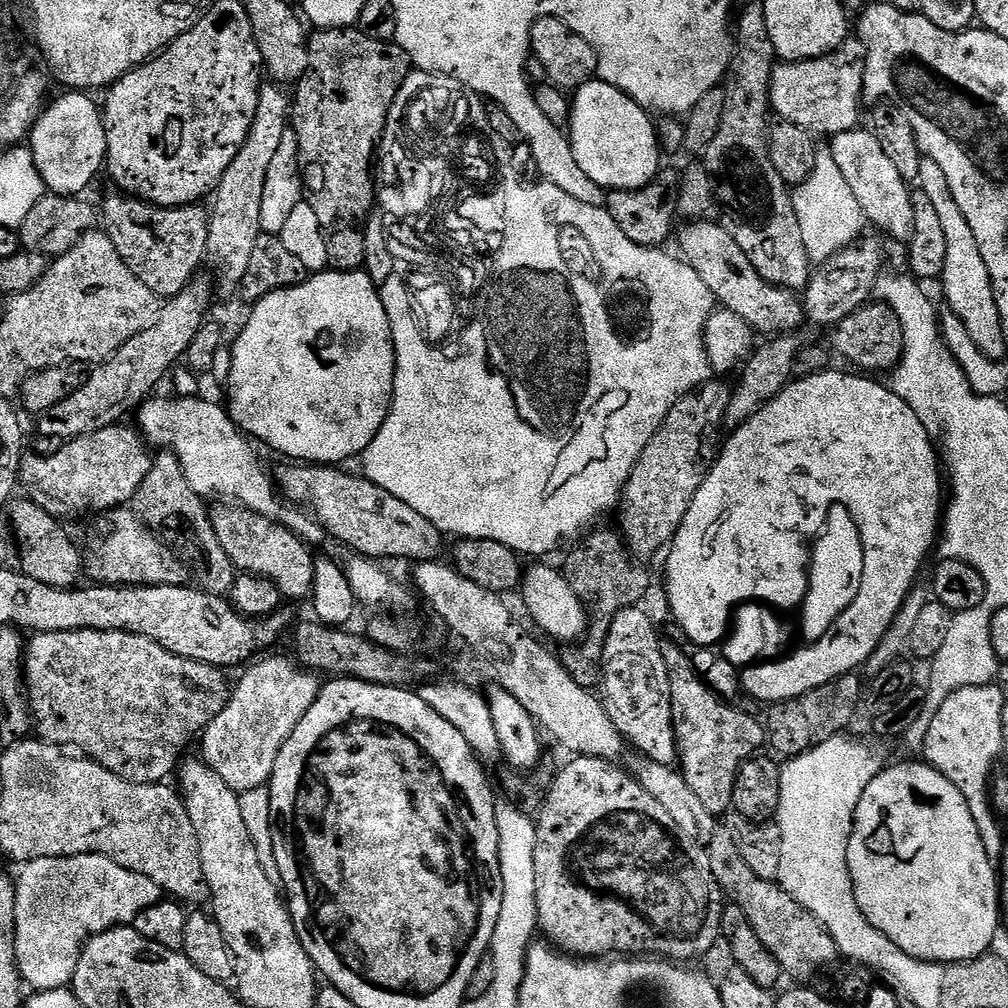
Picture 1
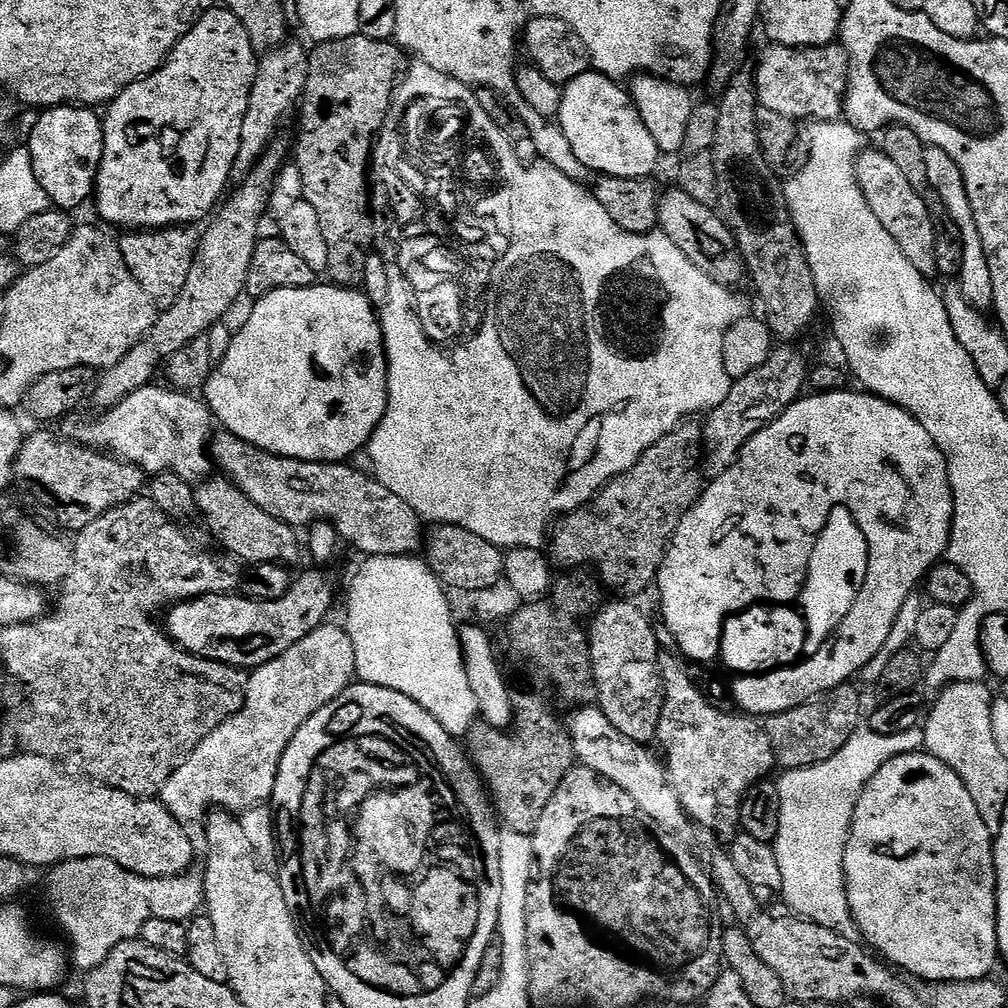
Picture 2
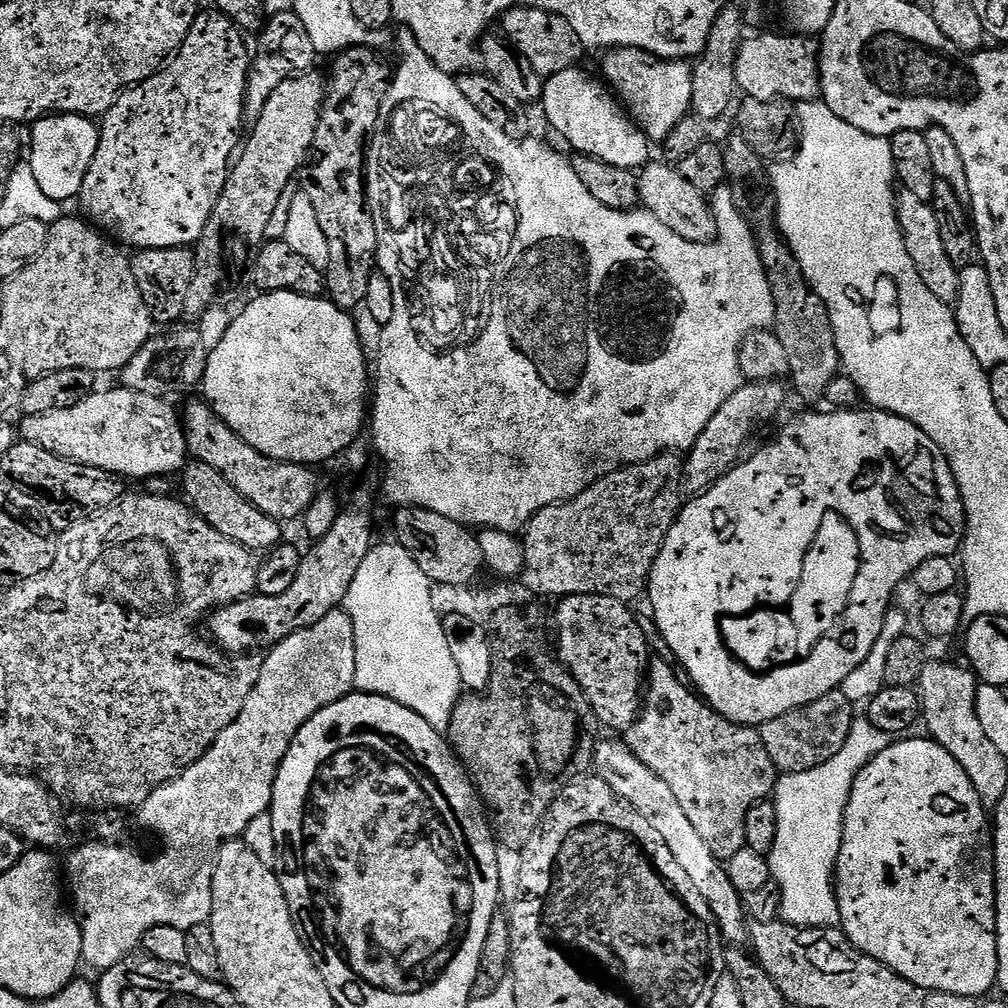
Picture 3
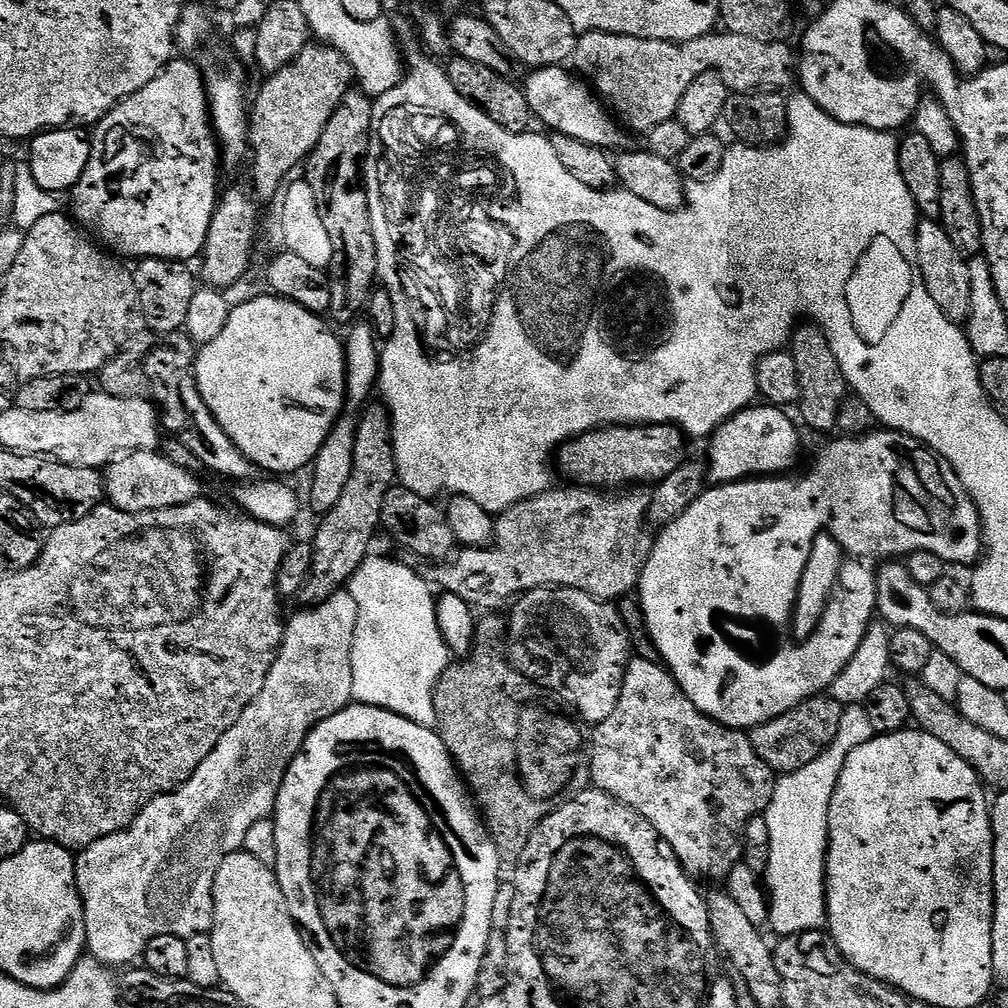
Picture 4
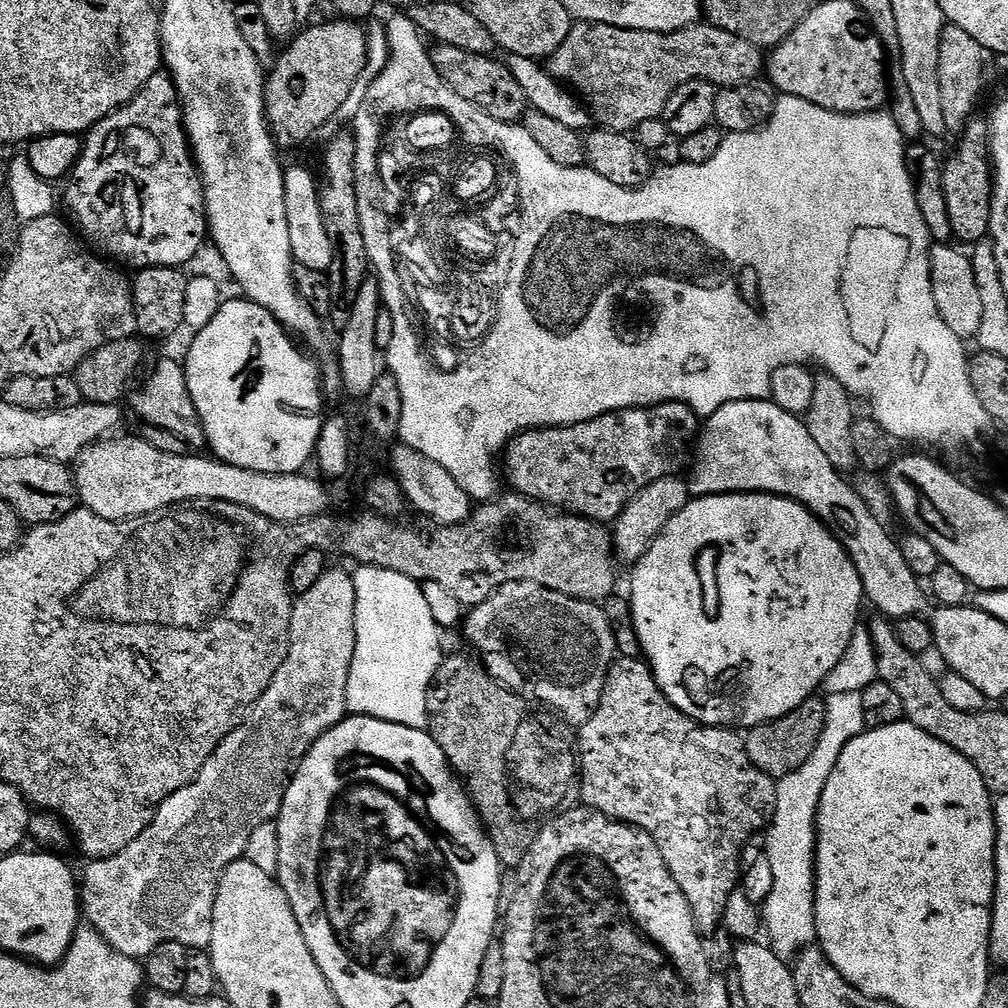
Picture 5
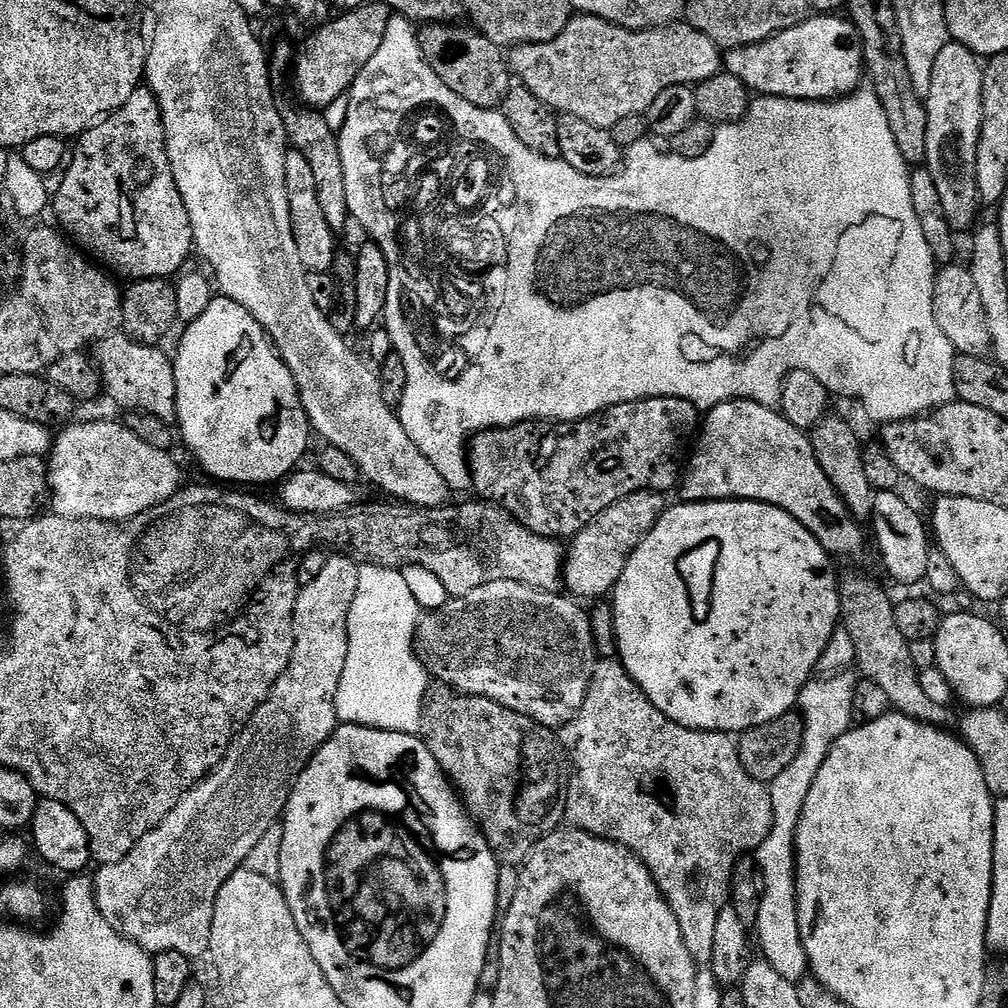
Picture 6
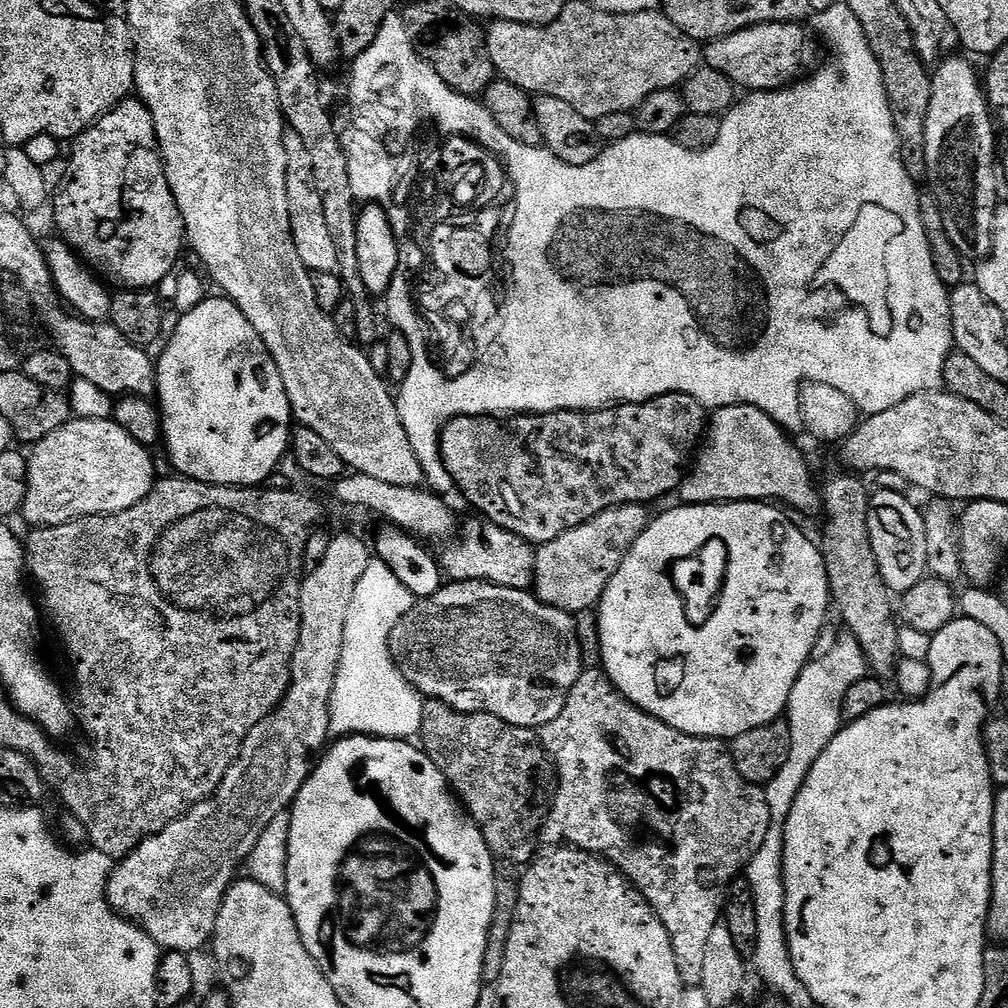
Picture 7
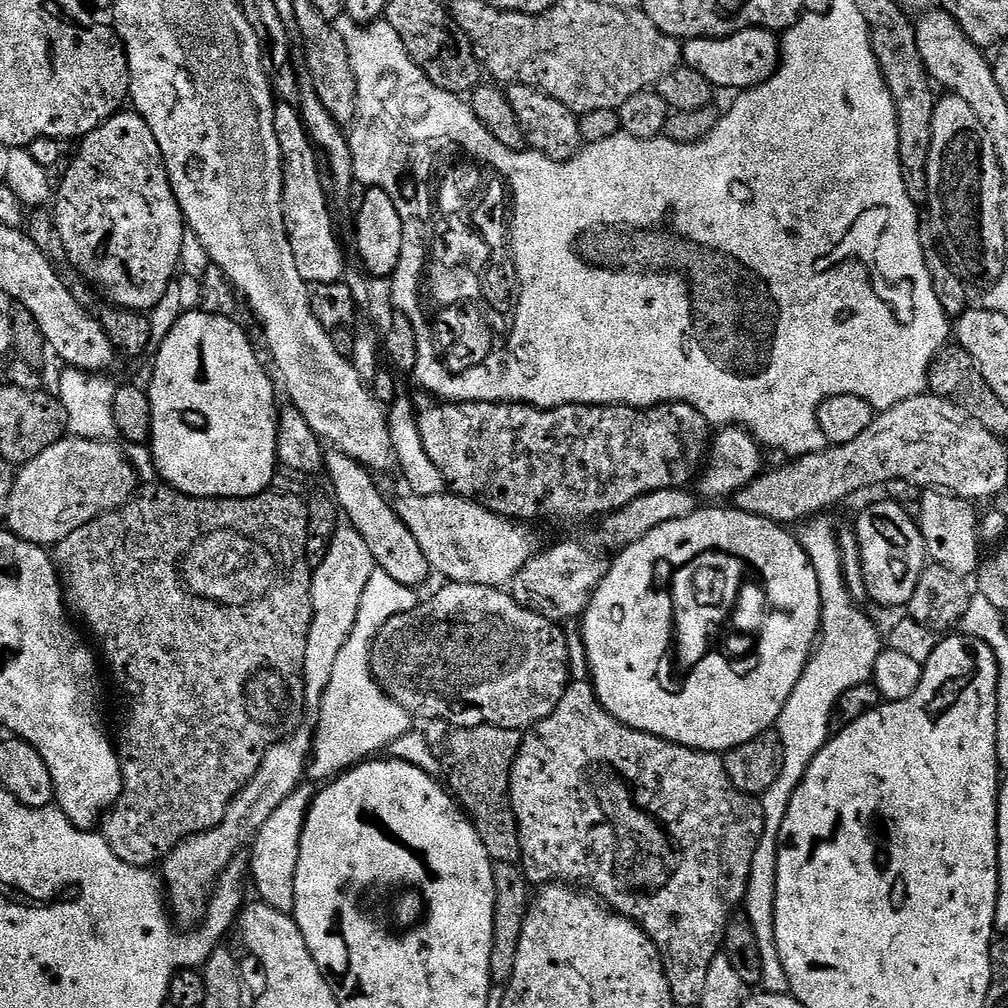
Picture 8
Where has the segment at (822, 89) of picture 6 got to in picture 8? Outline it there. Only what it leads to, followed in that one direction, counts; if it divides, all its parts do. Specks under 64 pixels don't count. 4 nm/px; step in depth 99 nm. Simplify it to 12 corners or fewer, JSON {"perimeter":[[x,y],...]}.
{"perimeter":[[766,28],[689,40],[683,63],[713,89],[747,90],[780,67]]}

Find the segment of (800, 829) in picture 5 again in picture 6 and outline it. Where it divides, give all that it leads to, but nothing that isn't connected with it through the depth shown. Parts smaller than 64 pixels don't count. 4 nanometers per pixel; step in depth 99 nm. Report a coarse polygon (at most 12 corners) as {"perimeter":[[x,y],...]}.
{"perimeter":[[852,674],[800,692],[802,750],[770,785],[756,849],[758,948],[782,978],[810,969],[798,930],[796,827],[832,747],[854,724]]}

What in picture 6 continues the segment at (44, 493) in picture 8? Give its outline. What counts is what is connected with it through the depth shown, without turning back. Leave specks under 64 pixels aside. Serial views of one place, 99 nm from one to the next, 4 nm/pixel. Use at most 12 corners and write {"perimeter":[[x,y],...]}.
{"perimeter":[[76,423],[47,461],[50,508],[123,522],[180,491],[169,453]]}

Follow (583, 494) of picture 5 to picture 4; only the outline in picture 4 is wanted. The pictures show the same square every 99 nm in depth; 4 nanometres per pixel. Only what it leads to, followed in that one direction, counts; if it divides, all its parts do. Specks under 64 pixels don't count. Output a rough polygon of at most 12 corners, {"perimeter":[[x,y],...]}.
{"perimeter":[[671,424],[601,426],[560,464],[584,486],[659,481],[682,464]]}

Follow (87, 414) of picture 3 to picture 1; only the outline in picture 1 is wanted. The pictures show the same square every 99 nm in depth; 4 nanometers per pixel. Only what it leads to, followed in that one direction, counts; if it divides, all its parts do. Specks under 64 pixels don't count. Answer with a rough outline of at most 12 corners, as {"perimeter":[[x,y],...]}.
{"perimeter":[[141,403],[138,431],[176,455],[194,494],[254,510],[316,546],[227,407]]}

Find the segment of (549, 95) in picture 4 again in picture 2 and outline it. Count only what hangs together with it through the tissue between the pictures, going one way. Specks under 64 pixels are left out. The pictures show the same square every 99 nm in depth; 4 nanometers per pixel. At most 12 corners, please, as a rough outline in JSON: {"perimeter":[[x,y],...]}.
{"perimeter":[[600,70],[560,93],[558,131],[589,173],[643,180],[662,159]]}

